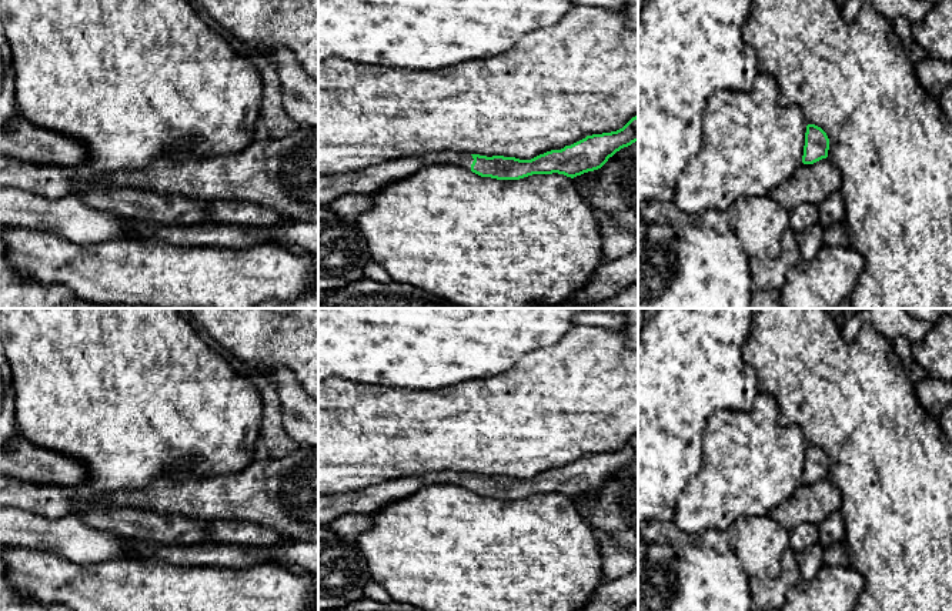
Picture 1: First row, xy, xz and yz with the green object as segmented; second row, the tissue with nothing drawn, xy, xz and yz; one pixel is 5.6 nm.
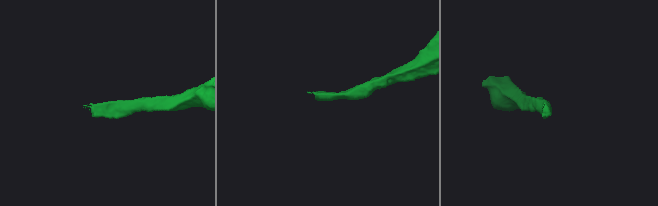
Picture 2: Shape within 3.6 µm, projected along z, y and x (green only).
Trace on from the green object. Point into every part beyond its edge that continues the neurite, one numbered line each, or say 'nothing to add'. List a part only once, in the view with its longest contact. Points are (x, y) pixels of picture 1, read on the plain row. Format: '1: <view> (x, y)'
1: xz (370, 500)

